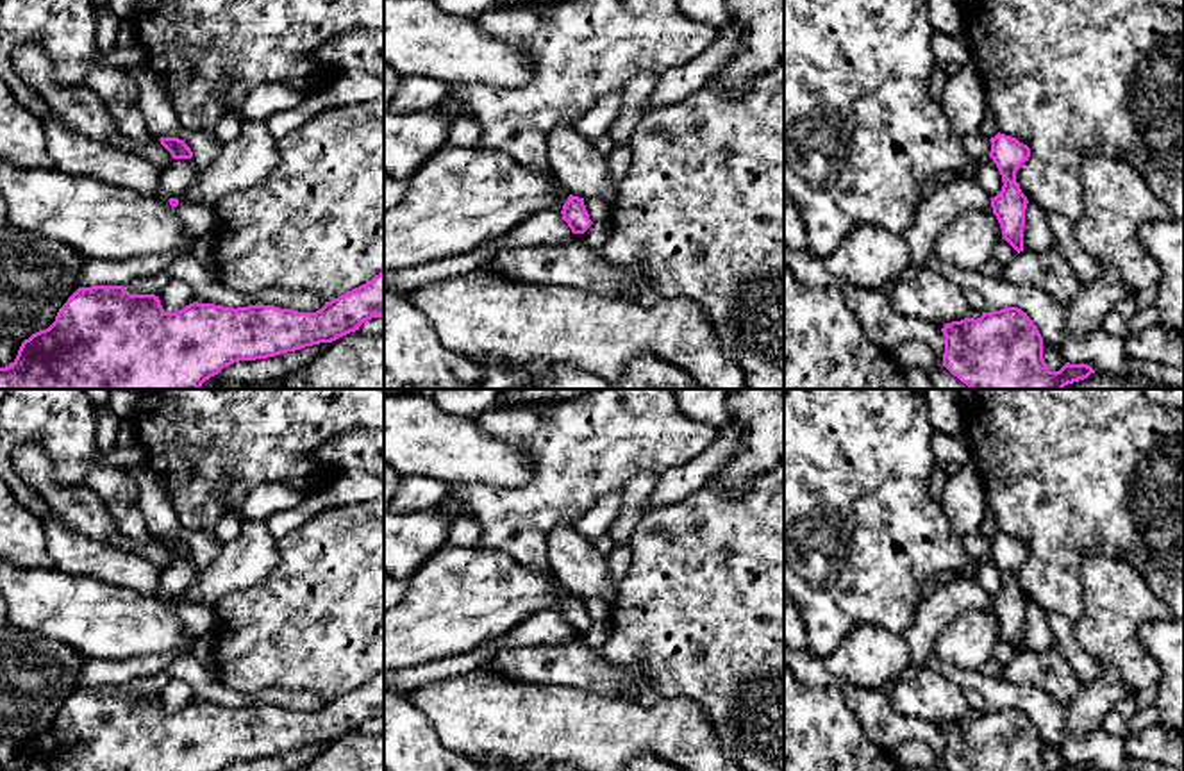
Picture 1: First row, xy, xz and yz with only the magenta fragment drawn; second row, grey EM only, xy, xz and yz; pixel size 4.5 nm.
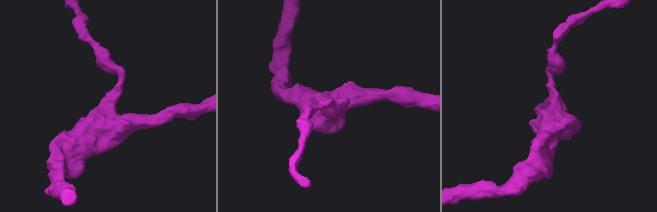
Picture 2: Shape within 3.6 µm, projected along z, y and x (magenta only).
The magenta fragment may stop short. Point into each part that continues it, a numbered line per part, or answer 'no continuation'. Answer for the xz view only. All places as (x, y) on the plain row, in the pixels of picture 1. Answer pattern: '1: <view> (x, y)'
no continuation

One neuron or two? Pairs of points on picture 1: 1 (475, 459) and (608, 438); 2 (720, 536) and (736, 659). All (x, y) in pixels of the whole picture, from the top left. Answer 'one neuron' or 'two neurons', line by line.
1: two neurons
2: one neuron

